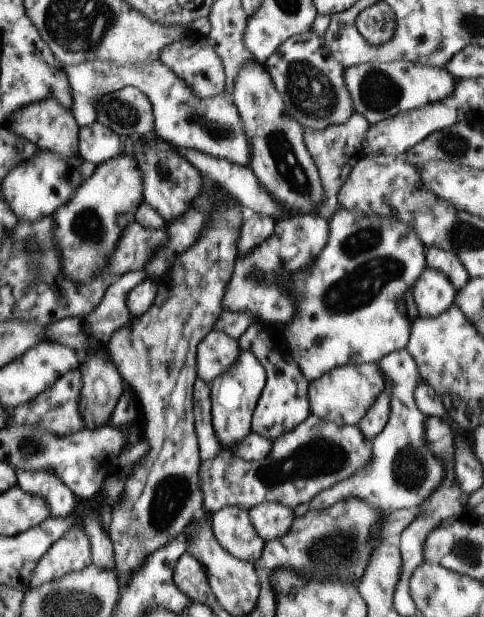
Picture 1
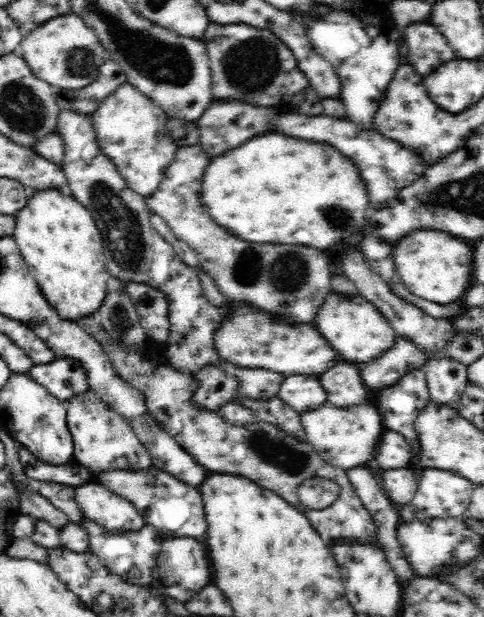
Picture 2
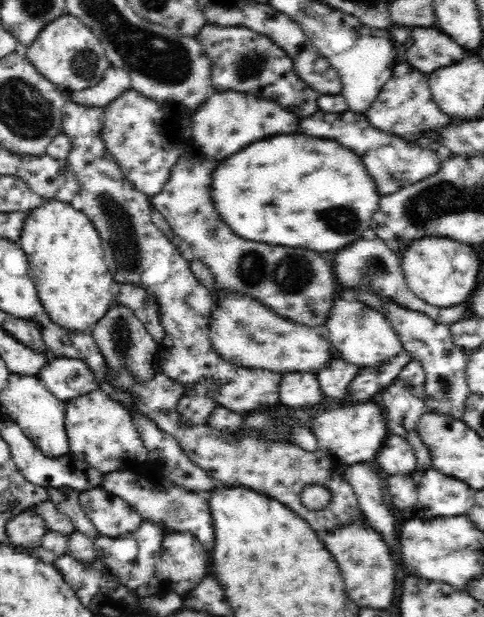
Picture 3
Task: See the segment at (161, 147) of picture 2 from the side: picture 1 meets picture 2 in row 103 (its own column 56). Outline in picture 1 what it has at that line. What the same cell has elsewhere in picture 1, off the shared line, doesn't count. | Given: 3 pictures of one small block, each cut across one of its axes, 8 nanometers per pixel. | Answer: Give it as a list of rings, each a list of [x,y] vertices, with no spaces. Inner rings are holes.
[[[53,98],[31,102],[15,112],[7,115],[3,125],[9,127],[12,133],[31,142],[39,150],[49,150],[57,158],[78,157],[78,130],[79,127],[73,118],[72,113],[67,108],[63,109],[61,104],[55,102]]]

